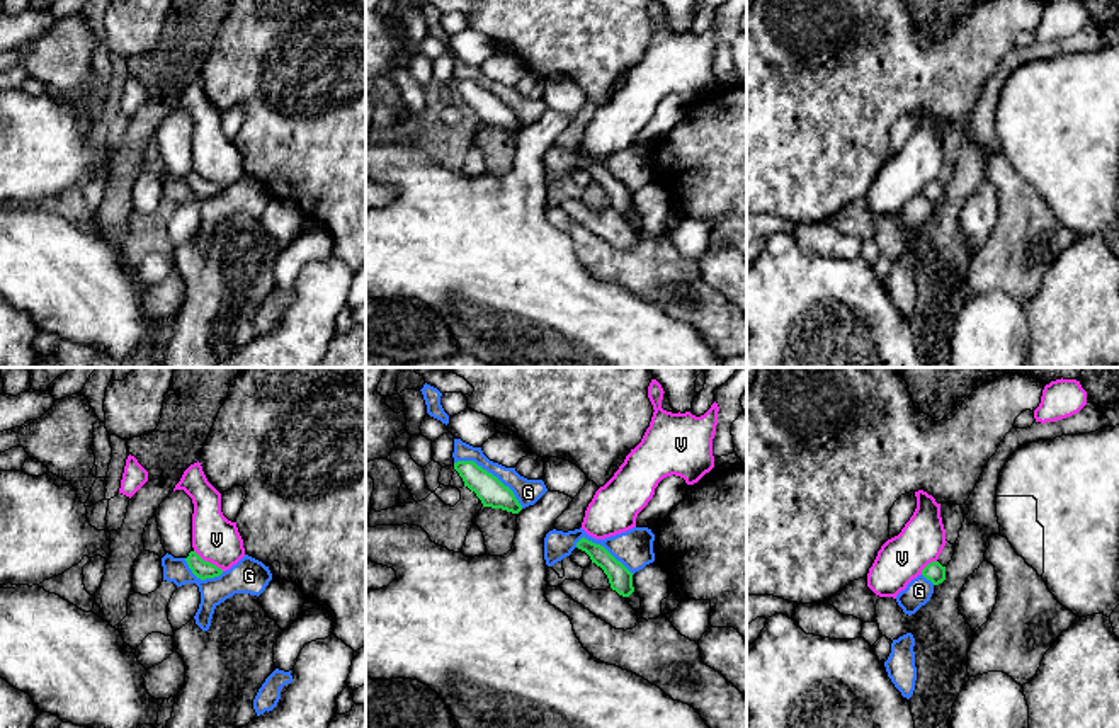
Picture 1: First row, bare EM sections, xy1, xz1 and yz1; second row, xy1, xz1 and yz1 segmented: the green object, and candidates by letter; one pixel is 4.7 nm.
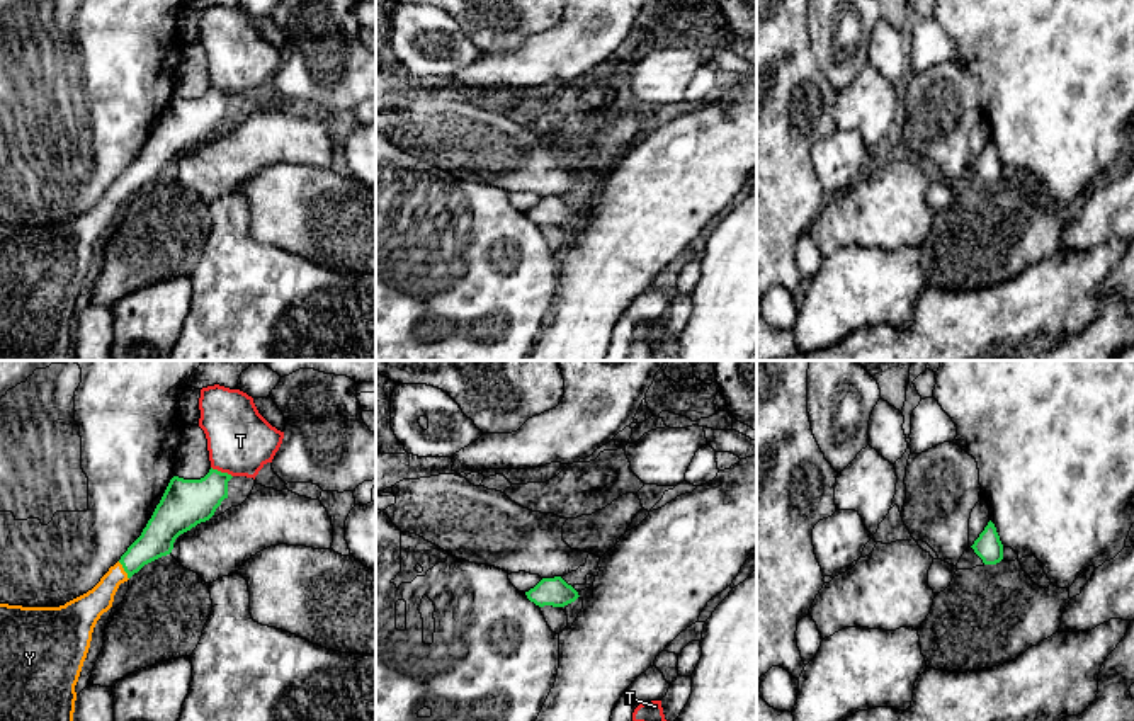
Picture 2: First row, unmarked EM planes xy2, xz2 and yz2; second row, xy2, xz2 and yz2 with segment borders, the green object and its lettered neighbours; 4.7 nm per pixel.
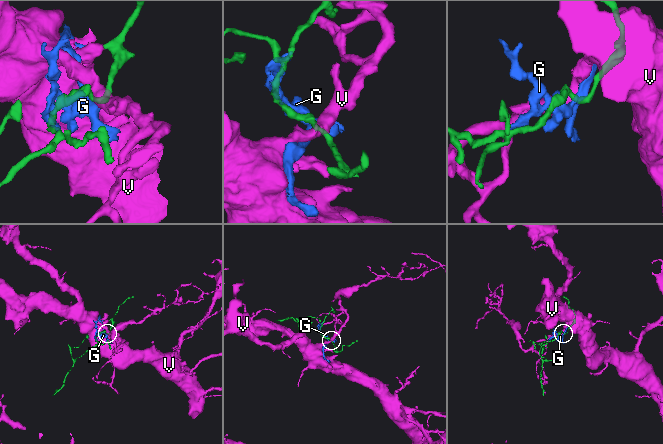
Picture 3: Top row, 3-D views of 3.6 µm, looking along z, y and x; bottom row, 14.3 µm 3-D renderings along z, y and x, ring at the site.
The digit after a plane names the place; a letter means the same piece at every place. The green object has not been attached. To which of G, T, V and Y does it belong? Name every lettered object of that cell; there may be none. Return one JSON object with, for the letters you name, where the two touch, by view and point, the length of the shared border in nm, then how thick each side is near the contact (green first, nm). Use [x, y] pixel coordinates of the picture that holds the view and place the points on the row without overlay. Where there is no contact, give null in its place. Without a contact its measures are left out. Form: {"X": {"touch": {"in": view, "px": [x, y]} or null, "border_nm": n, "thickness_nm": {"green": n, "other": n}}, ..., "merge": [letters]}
{"Y": {"touch": {"in": "xy2", "px": [124, 189]}, "border_nm": 100, "thickness_nm": {"green": 160, "other": 140}}, "merge": ["Y"]}

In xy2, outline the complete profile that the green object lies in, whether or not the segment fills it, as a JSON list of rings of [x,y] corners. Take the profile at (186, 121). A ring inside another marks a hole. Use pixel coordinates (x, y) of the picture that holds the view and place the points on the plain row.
[[[213,87],[201,99],[173,95],[141,155],[87,213],[60,226],[0,223],[0,360],[68,359],[73,347],[75,304],[90,267],[92,252],[100,235],[112,226],[119,204],[145,184],[170,173],[180,153],[209,139],[228,117],[231,97]]]

